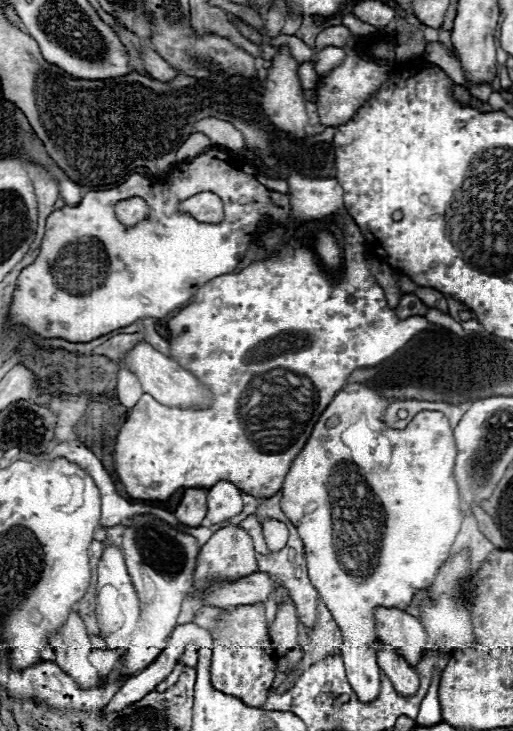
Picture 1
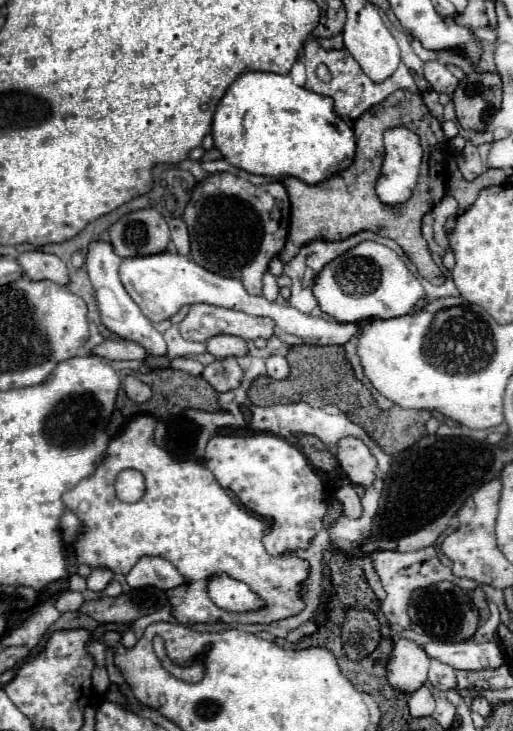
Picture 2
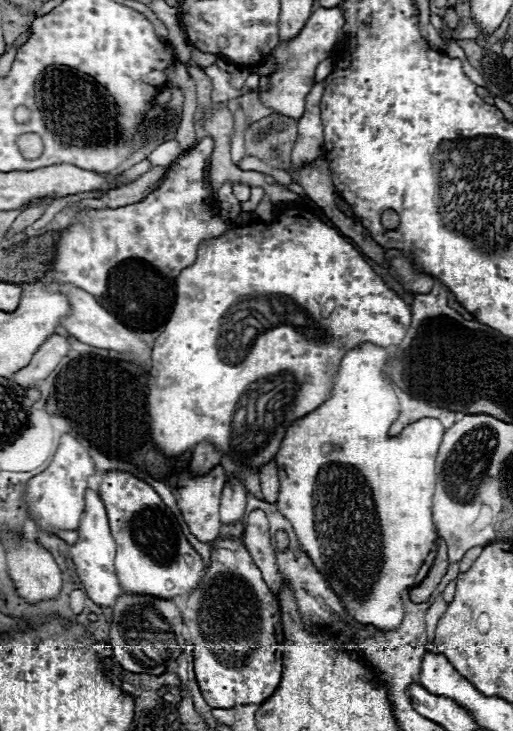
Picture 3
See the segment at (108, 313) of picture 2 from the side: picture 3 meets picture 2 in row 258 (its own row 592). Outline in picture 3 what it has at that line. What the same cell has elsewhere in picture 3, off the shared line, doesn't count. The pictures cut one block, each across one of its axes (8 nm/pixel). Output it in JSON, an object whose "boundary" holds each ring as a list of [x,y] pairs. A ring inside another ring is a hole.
{"boundary":[[[92,490],[86,492],[86,510],[84,510],[80,528],[76,532],[80,534],[80,540],[70,546],[70,556],[76,564],[76,572],[82,580],[82,586],[94,604],[98,604],[102,608],[112,608],[114,602],[118,600],[118,596],[122,594],[122,588],[120,588],[120,584],[116,580],[116,572],[114,572],[114,556],[116,556],[114,538],[110,534],[104,504],[102,504],[100,496]]]}

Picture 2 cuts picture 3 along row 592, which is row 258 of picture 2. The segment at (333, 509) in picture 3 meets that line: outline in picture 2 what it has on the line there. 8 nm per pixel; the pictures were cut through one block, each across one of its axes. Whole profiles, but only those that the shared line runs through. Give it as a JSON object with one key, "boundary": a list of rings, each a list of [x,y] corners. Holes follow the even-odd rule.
{"boundary":[[[360,242],[358,246],[354,246],[340,258],[332,260],[318,274],[318,278],[314,282],[314,294],[316,294],[316,300],[318,300],[318,306],[322,308],[322,312],[326,312],[328,316],[332,316],[338,322],[364,322],[368,318],[372,318],[372,320],[398,318],[398,316],[408,314],[414,308],[414,304],[426,296],[422,284],[410,272],[406,262],[394,250],[390,250],[388,246],[378,244],[378,242]]]}

